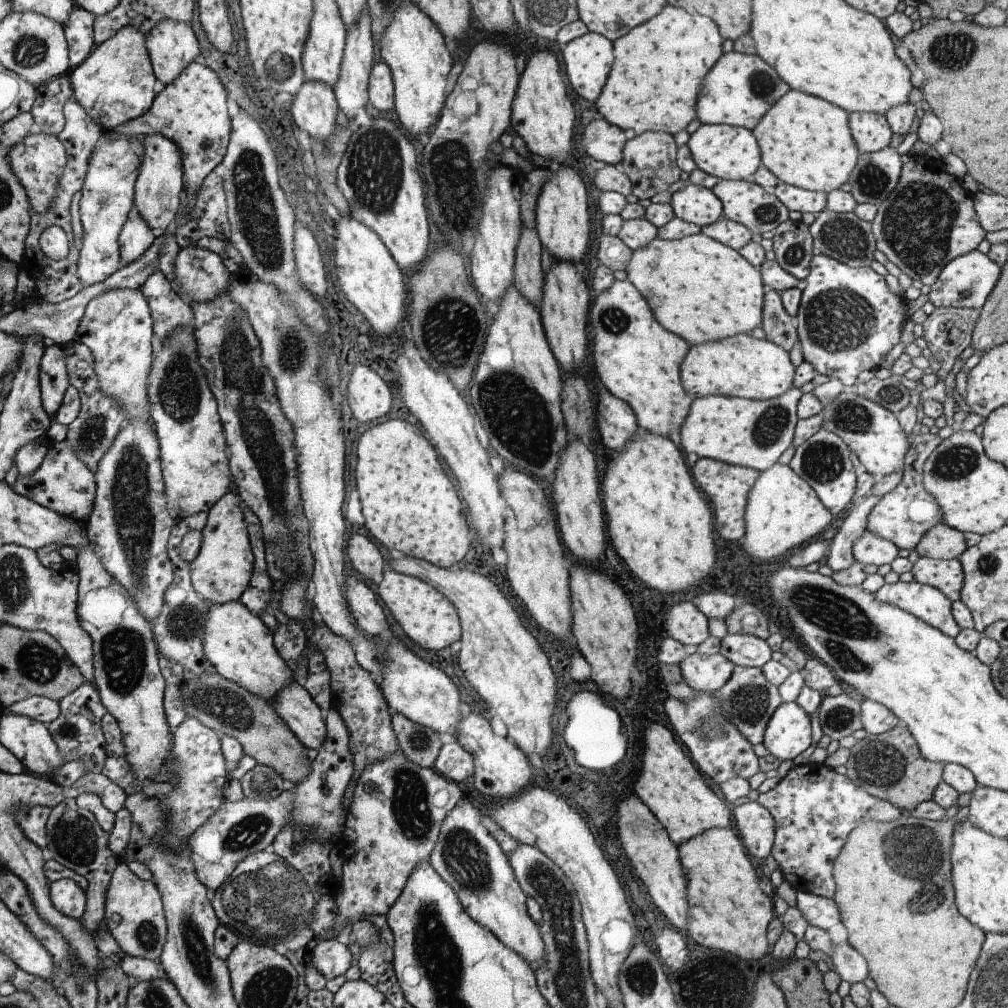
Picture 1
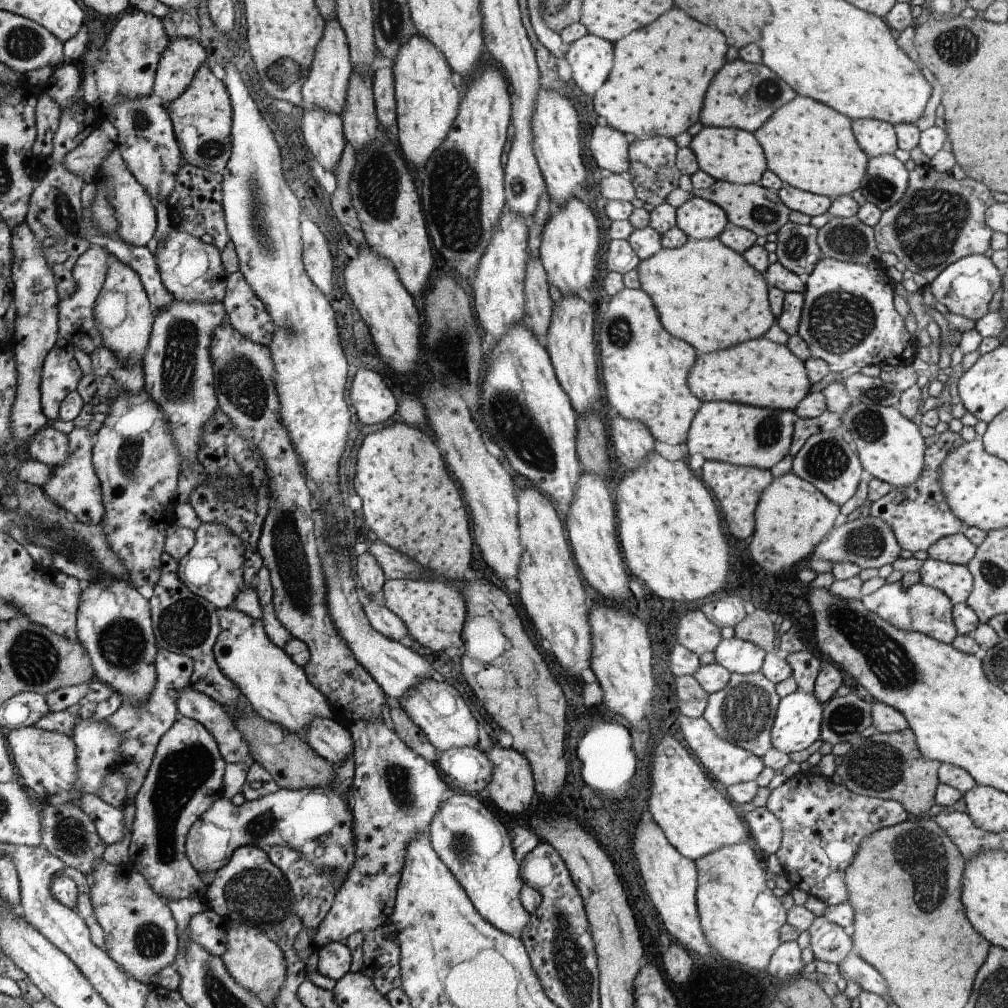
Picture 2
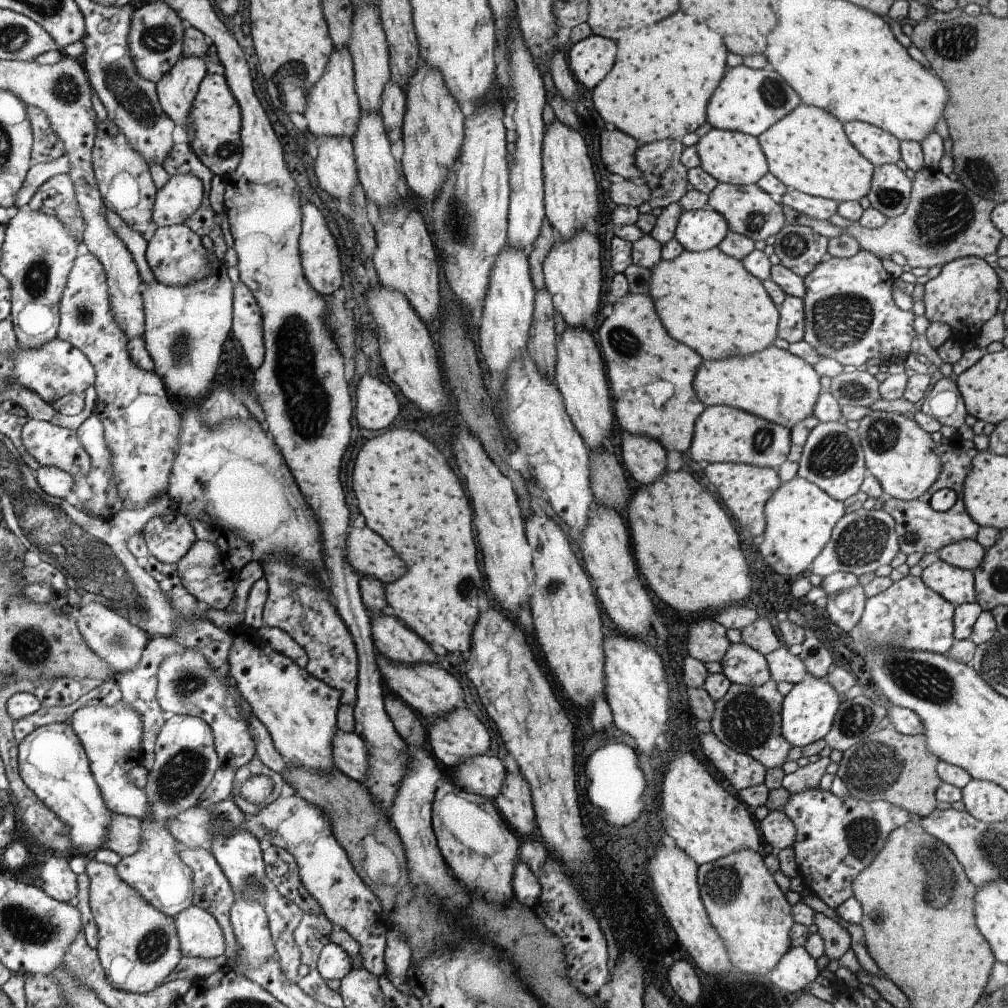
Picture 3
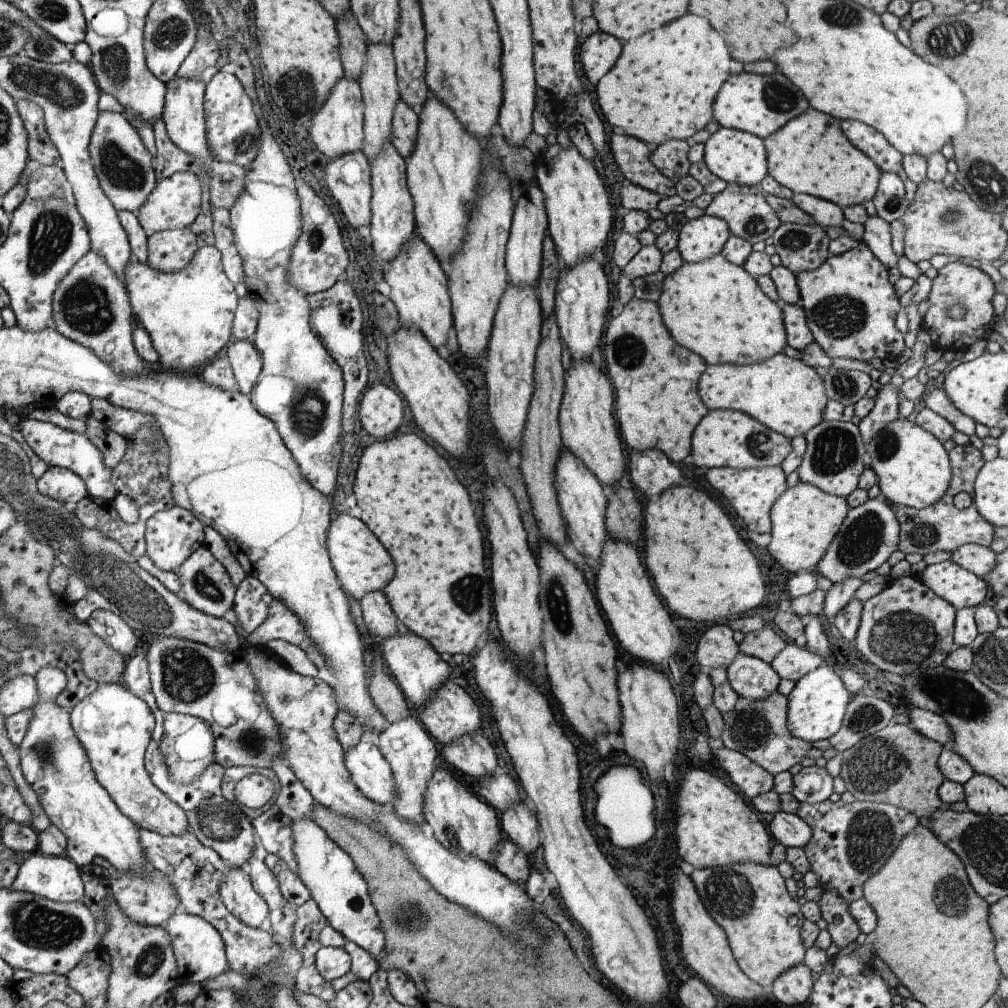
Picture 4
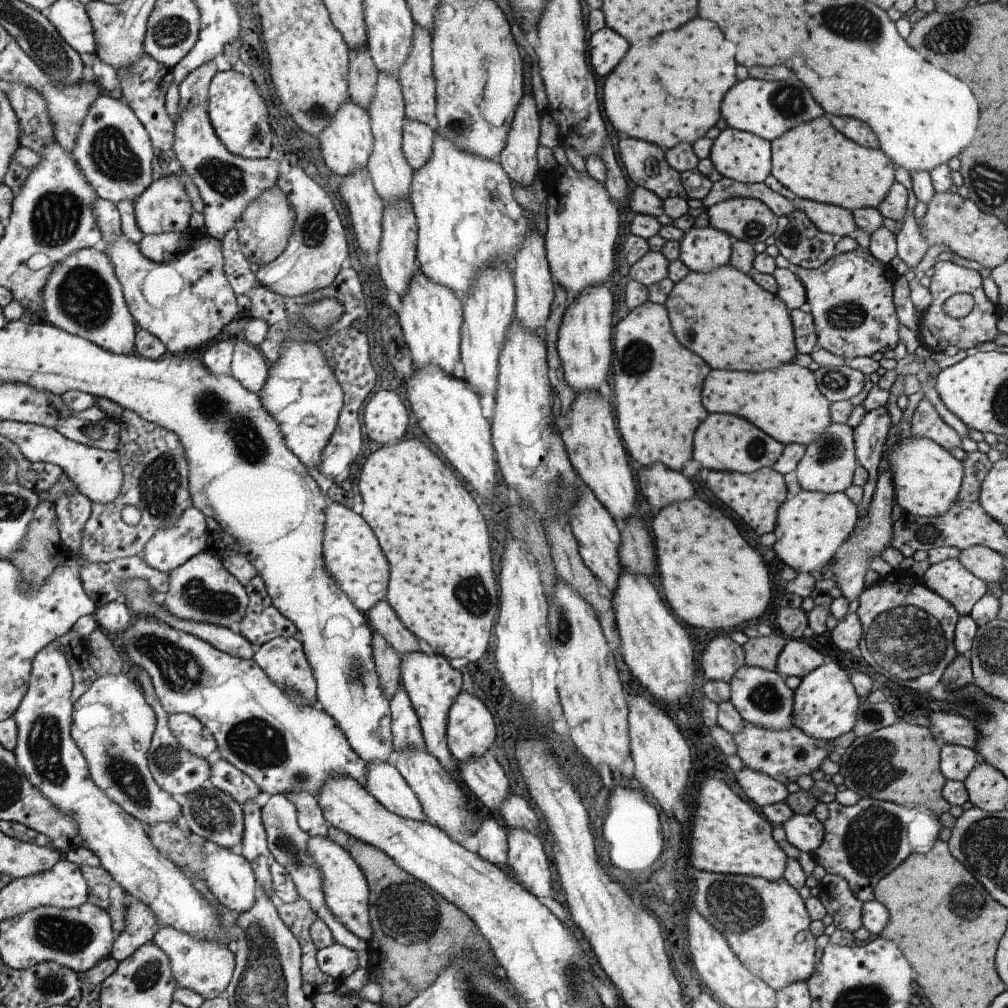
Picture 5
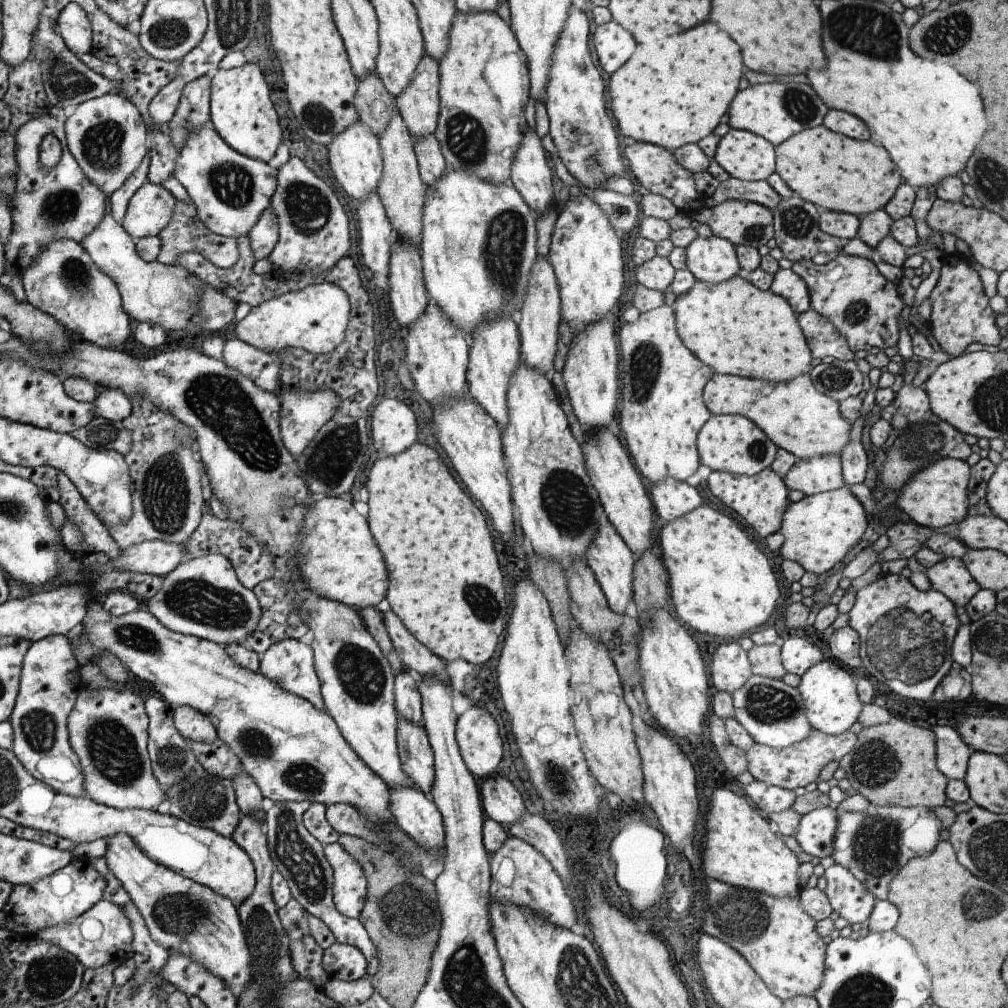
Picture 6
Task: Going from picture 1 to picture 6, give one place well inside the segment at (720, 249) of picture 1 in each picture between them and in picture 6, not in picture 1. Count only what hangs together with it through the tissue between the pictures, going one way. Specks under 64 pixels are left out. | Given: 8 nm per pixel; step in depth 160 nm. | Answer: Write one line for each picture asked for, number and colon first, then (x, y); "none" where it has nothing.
2: (706, 294)
3: (706, 299)
4: (714, 307)
5: (724, 316)
6: (734, 327)

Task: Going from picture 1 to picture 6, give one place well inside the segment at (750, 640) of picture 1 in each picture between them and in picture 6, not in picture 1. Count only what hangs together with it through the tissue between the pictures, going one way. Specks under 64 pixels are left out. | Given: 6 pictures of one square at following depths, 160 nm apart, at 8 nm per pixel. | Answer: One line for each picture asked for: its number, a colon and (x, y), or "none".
2: (737, 655)
3: (743, 665)
4: (751, 677)
5: (762, 697)
6: (773, 713)

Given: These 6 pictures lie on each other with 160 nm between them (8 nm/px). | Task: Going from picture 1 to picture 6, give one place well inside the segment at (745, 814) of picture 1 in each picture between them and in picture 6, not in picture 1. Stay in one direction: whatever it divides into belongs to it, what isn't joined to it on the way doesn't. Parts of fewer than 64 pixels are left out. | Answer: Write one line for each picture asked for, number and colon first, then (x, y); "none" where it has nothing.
2: (766, 829)
3: (776, 828)
4: (787, 828)
5: (805, 832)
6: (815, 833)

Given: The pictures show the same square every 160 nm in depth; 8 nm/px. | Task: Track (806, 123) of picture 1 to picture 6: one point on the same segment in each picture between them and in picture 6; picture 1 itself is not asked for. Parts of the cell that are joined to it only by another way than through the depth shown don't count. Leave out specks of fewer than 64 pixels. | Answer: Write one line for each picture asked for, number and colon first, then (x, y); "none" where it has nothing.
2: (810, 146)
3: (809, 151)
4: (810, 154)
5: (815, 161)
6: (837, 173)

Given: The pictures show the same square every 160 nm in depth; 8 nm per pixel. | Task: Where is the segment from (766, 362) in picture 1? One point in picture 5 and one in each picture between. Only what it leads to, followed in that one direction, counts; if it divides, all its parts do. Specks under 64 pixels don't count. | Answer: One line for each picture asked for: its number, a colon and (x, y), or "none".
2: (759, 372)
3: (774, 384)
4: (784, 393)
5: (784, 402)

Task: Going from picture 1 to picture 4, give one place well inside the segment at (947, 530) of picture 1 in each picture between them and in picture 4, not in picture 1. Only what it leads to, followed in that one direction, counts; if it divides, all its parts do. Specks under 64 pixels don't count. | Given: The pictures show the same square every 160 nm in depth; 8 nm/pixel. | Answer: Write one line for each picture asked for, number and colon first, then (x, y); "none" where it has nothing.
2: (958, 549)
3: (969, 554)
4: (978, 559)

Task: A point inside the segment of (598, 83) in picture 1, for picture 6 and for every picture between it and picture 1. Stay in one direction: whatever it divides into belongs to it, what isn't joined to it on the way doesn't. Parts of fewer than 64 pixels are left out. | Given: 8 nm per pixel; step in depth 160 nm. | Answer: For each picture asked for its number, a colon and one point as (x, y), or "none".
2: (591, 58)
3: (590, 60)
4: (599, 52)
5: (607, 48)
6: (613, 45)

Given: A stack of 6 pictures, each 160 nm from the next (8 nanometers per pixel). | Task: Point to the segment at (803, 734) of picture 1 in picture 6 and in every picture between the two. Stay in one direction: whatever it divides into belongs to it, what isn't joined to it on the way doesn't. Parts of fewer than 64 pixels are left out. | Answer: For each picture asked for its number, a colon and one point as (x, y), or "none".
2: (797, 724)
3: (808, 710)
4: (818, 703)
5: (825, 704)
6: (832, 704)

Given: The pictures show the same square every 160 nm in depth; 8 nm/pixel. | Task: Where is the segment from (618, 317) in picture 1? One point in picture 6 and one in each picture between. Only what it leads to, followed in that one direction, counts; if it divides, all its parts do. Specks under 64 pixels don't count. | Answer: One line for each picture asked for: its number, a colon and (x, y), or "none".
2: (645, 370)
3: (651, 374)
4: (658, 406)
5: (656, 384)
6: (662, 409)

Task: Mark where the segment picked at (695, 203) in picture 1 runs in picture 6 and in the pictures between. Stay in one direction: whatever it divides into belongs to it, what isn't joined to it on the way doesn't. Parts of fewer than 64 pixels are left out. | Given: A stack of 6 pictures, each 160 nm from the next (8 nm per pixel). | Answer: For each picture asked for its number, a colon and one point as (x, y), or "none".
2: (698, 218)
3: (697, 230)
4: (700, 238)
5: (702, 249)
6: (713, 259)

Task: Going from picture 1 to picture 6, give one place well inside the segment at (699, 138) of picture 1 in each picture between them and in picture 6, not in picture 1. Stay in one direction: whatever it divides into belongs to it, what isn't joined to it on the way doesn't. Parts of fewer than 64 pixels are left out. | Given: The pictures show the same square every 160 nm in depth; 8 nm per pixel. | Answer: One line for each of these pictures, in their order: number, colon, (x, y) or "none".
2: (728, 154)
3: (734, 157)
4: (735, 156)
5: (738, 155)
6: (742, 154)

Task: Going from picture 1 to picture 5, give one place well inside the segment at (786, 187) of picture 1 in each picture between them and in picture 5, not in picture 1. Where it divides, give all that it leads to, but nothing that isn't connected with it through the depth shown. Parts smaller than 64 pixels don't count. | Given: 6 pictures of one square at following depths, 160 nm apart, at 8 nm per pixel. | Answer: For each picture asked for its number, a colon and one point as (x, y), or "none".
2: (809, 203)
3: (820, 208)
4: (825, 213)
5: (836, 220)

